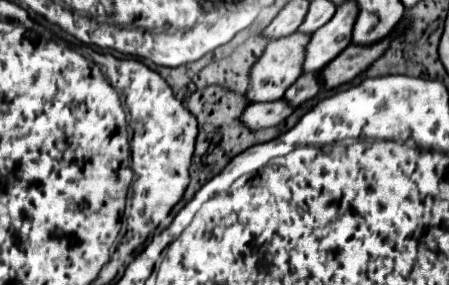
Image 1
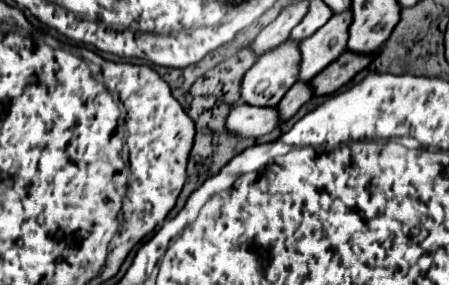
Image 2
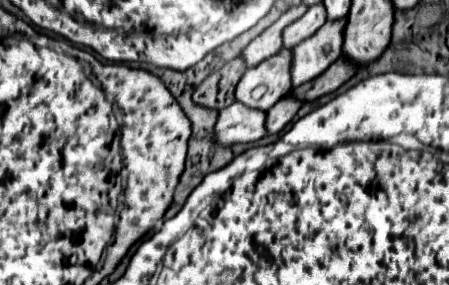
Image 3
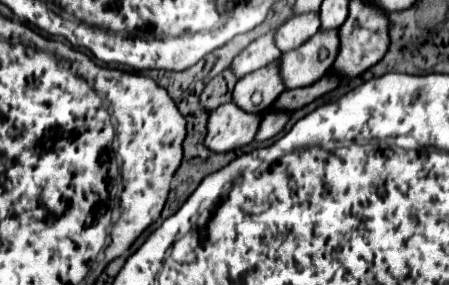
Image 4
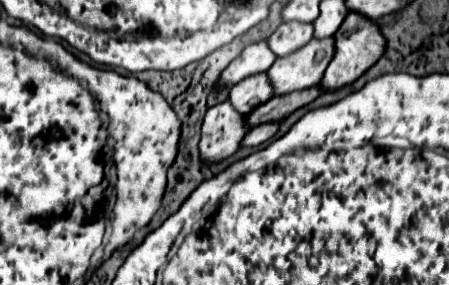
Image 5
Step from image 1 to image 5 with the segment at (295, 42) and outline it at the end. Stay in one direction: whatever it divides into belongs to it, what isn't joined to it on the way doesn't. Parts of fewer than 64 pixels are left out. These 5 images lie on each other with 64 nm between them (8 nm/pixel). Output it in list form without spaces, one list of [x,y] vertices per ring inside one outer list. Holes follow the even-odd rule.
[[[264,72],[256,76],[248,76],[242,82],[234,84],[228,94],[228,102],[244,116],[252,112],[256,106],[264,104],[268,98],[272,98],[272,86],[268,84]]]

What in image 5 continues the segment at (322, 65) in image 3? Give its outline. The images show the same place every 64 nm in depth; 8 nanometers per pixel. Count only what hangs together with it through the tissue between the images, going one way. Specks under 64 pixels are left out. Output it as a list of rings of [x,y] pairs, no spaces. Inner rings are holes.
[[[334,38],[310,40],[304,48],[278,58],[268,68],[268,80],[274,96],[318,86],[328,62],[334,56]]]

